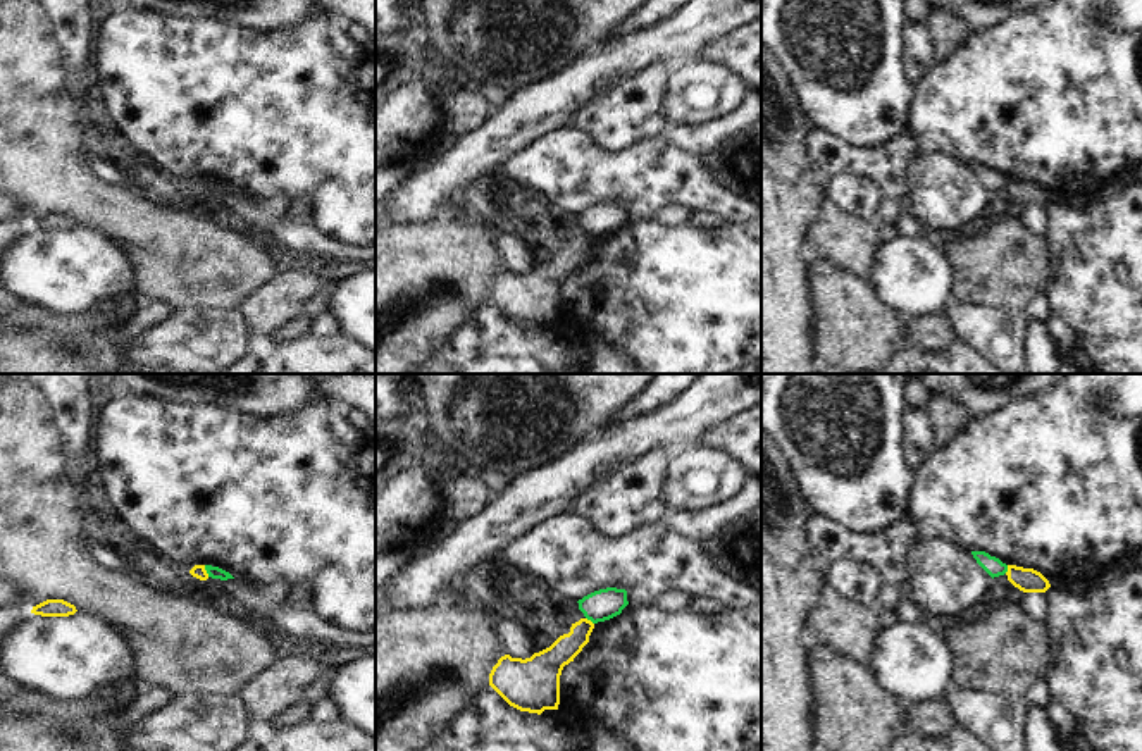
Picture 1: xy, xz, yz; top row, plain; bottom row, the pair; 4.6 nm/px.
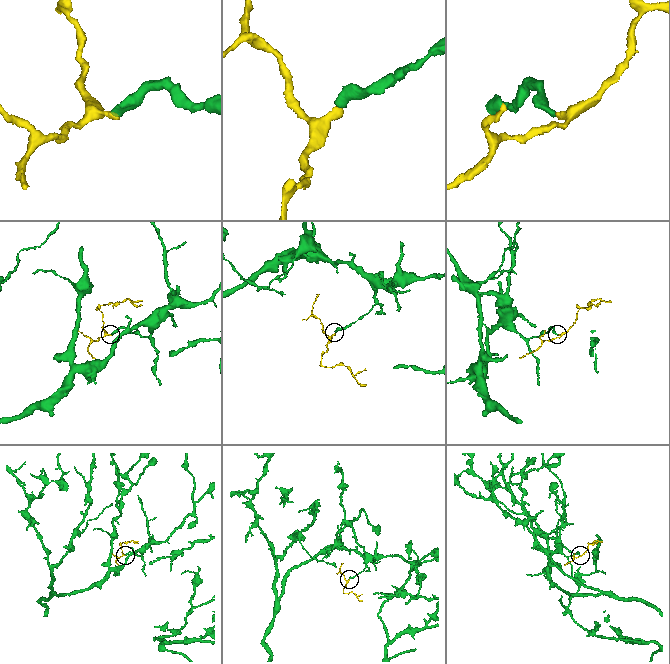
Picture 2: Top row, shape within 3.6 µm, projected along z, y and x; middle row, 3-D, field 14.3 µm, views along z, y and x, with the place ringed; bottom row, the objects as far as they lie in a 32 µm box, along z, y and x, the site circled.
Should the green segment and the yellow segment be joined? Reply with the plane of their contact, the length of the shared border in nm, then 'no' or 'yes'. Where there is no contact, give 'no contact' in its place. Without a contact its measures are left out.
meets green in xy; contact 60 nm long; no

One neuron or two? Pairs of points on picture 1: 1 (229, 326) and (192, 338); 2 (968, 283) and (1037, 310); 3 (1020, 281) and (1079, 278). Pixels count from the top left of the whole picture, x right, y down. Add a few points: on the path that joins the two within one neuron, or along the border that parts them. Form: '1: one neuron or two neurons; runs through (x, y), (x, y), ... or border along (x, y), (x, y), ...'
1: one neuron; runs through (221, 335), (217, 338), (200, 338)
2: two neurons; border along (1044, 291), (1036, 295), (1024, 312)
3: two neurons; border along (1048, 240), (1049, 288), (1046, 293)

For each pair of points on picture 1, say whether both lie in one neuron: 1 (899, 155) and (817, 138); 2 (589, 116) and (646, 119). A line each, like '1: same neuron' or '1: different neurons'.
1: same neuron
2: same neuron

